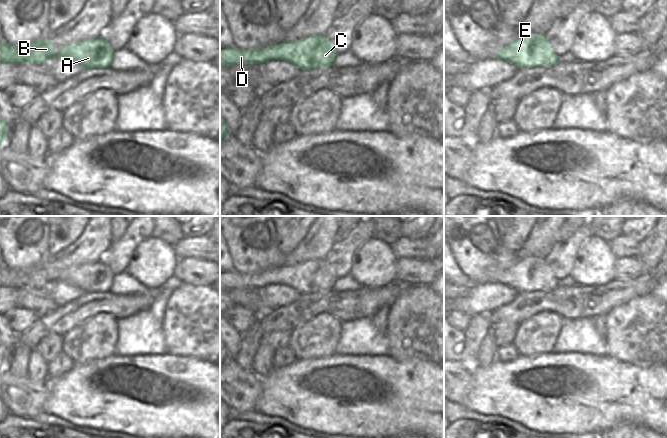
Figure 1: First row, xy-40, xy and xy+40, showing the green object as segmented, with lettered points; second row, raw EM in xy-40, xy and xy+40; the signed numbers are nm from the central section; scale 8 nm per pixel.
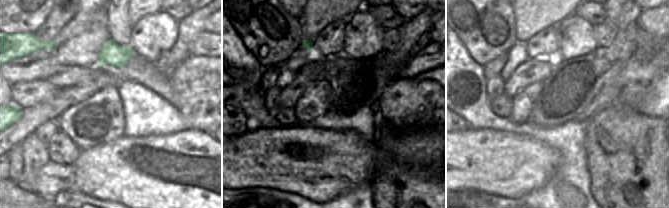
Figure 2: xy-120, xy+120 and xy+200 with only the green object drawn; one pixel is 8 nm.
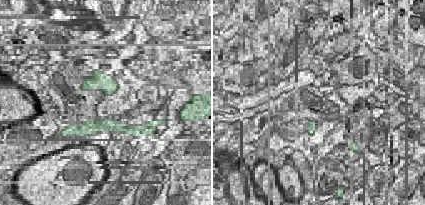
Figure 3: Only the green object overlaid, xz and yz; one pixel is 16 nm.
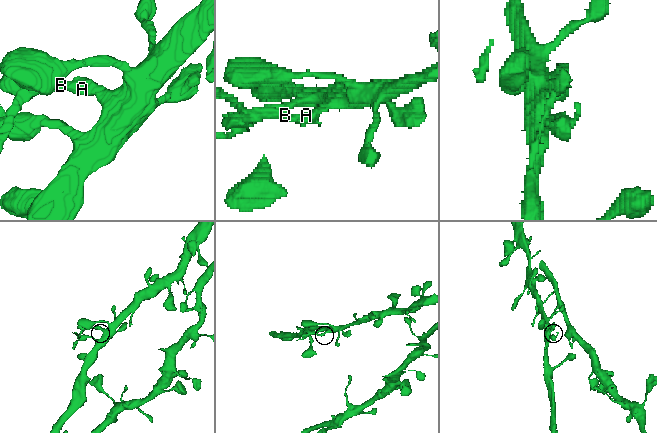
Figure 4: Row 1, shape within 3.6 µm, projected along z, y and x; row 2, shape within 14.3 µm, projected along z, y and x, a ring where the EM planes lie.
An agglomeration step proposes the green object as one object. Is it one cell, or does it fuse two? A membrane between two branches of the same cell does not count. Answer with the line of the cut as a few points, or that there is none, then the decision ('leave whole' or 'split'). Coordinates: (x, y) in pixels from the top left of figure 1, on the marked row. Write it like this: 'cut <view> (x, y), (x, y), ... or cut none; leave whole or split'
cut xy (276, 45), (276, 48), (280, 49), (284, 55), (283, 60); split

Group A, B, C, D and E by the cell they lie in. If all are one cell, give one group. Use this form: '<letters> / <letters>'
A C E / B D

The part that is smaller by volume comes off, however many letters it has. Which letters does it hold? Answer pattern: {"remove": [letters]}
{"remove": ["B", "D"]}

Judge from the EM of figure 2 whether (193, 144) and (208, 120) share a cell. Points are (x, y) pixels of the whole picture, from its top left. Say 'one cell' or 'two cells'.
two cells

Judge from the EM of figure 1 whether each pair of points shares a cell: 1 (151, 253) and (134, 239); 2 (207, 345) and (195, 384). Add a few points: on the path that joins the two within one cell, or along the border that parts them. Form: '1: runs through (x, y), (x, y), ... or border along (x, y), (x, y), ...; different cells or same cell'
1: border along (151, 236), (146, 238), (133, 251), (128, 264); different cells
2: border along (179, 355), (182, 357), (205, 359), (209, 362); different cells

